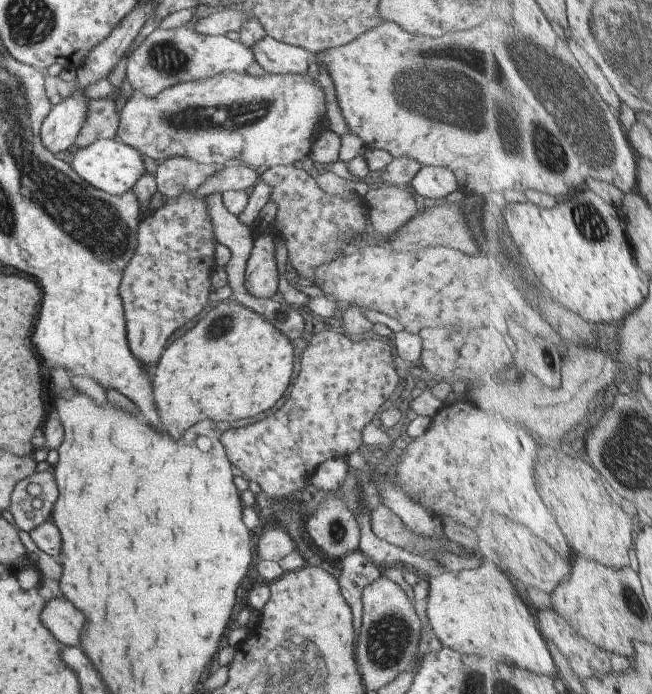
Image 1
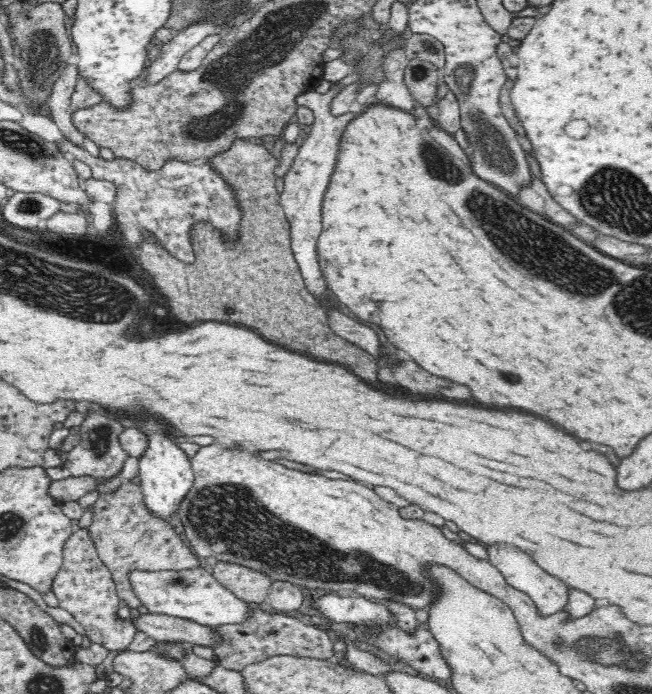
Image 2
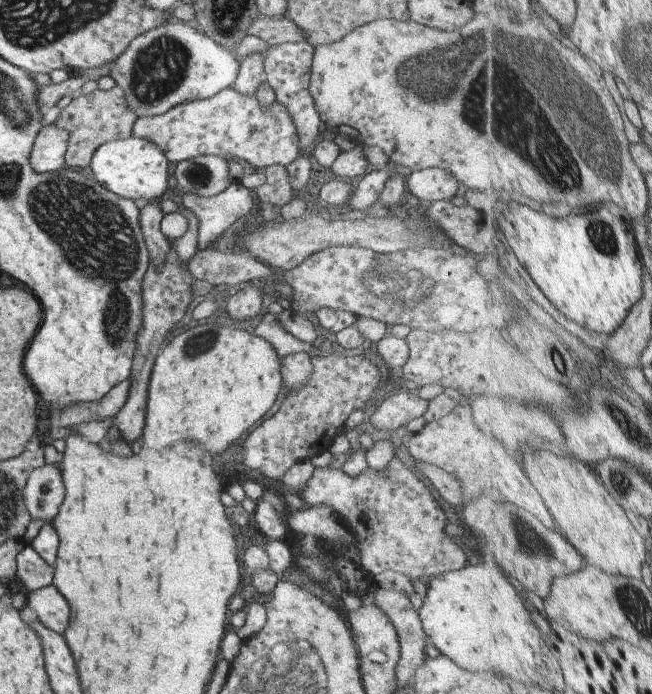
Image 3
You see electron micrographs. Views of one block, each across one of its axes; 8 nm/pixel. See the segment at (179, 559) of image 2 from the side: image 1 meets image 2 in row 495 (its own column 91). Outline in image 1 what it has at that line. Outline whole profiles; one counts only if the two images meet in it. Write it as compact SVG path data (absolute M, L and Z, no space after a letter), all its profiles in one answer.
M118 97L89 100L89 114L76 138L74 148L86 147L99 139L114 139L119 124L119 112L114 110L117 99Z

